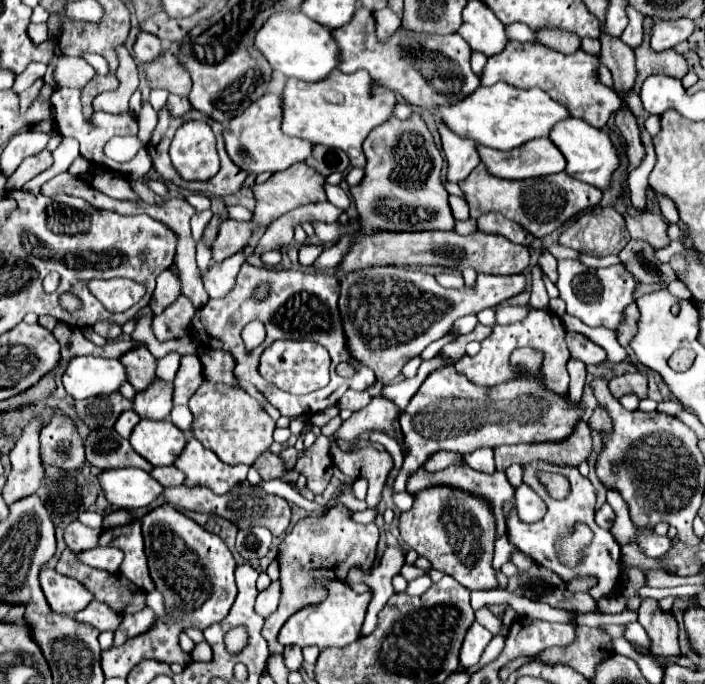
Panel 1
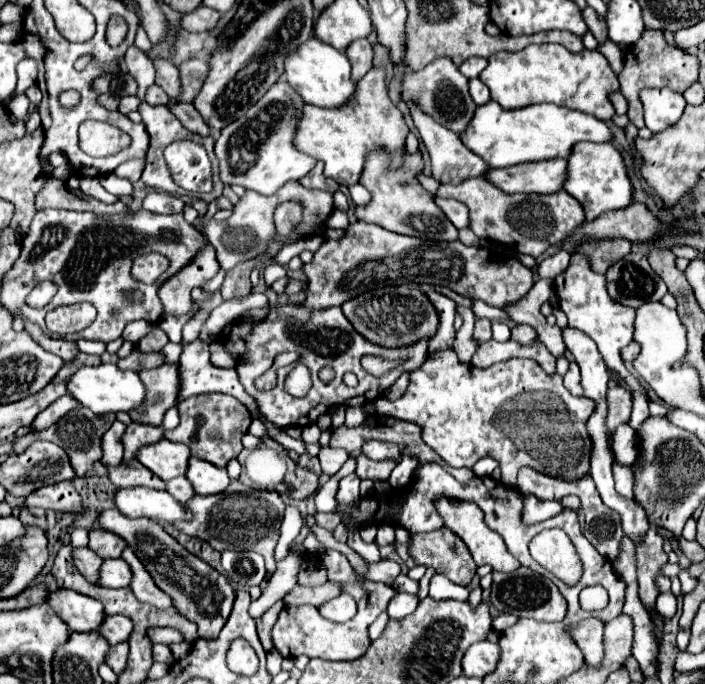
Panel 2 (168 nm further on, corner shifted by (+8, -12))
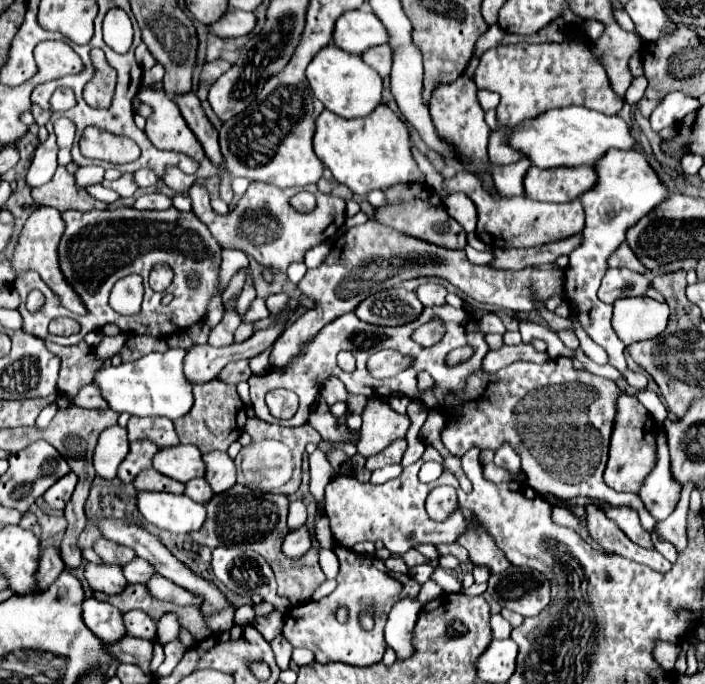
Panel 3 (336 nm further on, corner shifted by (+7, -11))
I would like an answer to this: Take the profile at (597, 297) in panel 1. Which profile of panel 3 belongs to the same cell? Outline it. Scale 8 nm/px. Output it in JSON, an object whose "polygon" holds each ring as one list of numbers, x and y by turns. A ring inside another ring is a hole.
{"polygon":[[609,149,607,155,595,165,597,169,597,185,587,191,581,197,587,225,581,231,581,245,569,255,569,267,565,269,565,295,567,299,579,307,579,319,587,335,601,345,607,355,609,364,619,370,628,383,638,391,647,387,647,378,642,373,629,370,626,366,625,343,617,337,617,333,611,327,611,305,605,305,597,297,597,289,601,283,601,277,605,275,607,267,591,267,589,263,605,263,621,243,625,243,627,229,637,223,641,217,645,217,653,207,663,203,669,197,667,185,659,179,655,169,649,165,647,157,639,151,621,151,621,149]]}

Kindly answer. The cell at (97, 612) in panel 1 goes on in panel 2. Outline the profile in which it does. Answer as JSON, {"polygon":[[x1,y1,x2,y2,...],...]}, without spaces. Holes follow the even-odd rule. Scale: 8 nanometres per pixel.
{"polygon":[[106,616,100,622,100,628,96,630,100,636,108,640,108,644,116,644,122,640,128,640,132,632,132,620,126,616]]}

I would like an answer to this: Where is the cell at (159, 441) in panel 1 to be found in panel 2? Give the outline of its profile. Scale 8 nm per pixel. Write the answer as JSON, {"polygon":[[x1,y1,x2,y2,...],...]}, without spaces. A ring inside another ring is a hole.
{"polygon":[[162,438,156,444,148,444,140,448,140,452,136,454,136,460,164,482,182,476,188,468,188,458,190,458,190,450,186,444,174,444,166,438]]}

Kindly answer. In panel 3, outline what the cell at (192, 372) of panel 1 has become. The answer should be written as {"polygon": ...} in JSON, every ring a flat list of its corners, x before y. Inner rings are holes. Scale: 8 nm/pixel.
{"polygon":[[243,359,243,361,237,361,237,363,229,363,221,373,219,373,219,379,225,381,225,383,233,383,237,385,239,381,247,381,251,377,251,369,249,369,249,361]]}

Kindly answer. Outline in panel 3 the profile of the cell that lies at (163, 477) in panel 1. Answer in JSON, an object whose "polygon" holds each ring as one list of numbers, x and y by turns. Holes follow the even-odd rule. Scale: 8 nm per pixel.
{"polygon":[[191,479,189,483,185,483,185,495,189,495,193,501,197,503,209,503,209,499,215,495,213,489,209,487,209,483,205,479]]}

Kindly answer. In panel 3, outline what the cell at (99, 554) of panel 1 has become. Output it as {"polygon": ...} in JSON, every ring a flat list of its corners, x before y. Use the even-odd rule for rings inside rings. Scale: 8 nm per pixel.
{"polygon":[[135,557,131,563,123,567,123,575,127,583,147,583,157,571,153,571,151,563,145,563,145,559]]}

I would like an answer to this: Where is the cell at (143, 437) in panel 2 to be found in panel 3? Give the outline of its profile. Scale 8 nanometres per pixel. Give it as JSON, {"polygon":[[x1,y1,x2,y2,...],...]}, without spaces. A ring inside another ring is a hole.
{"polygon":[[135,441,135,443,131,443,131,449,129,449,127,457,119,465,117,477,121,479,121,483,133,483,133,479,143,469,149,469,153,465,153,455,157,451,159,449,153,443,149,443,149,441]]}

